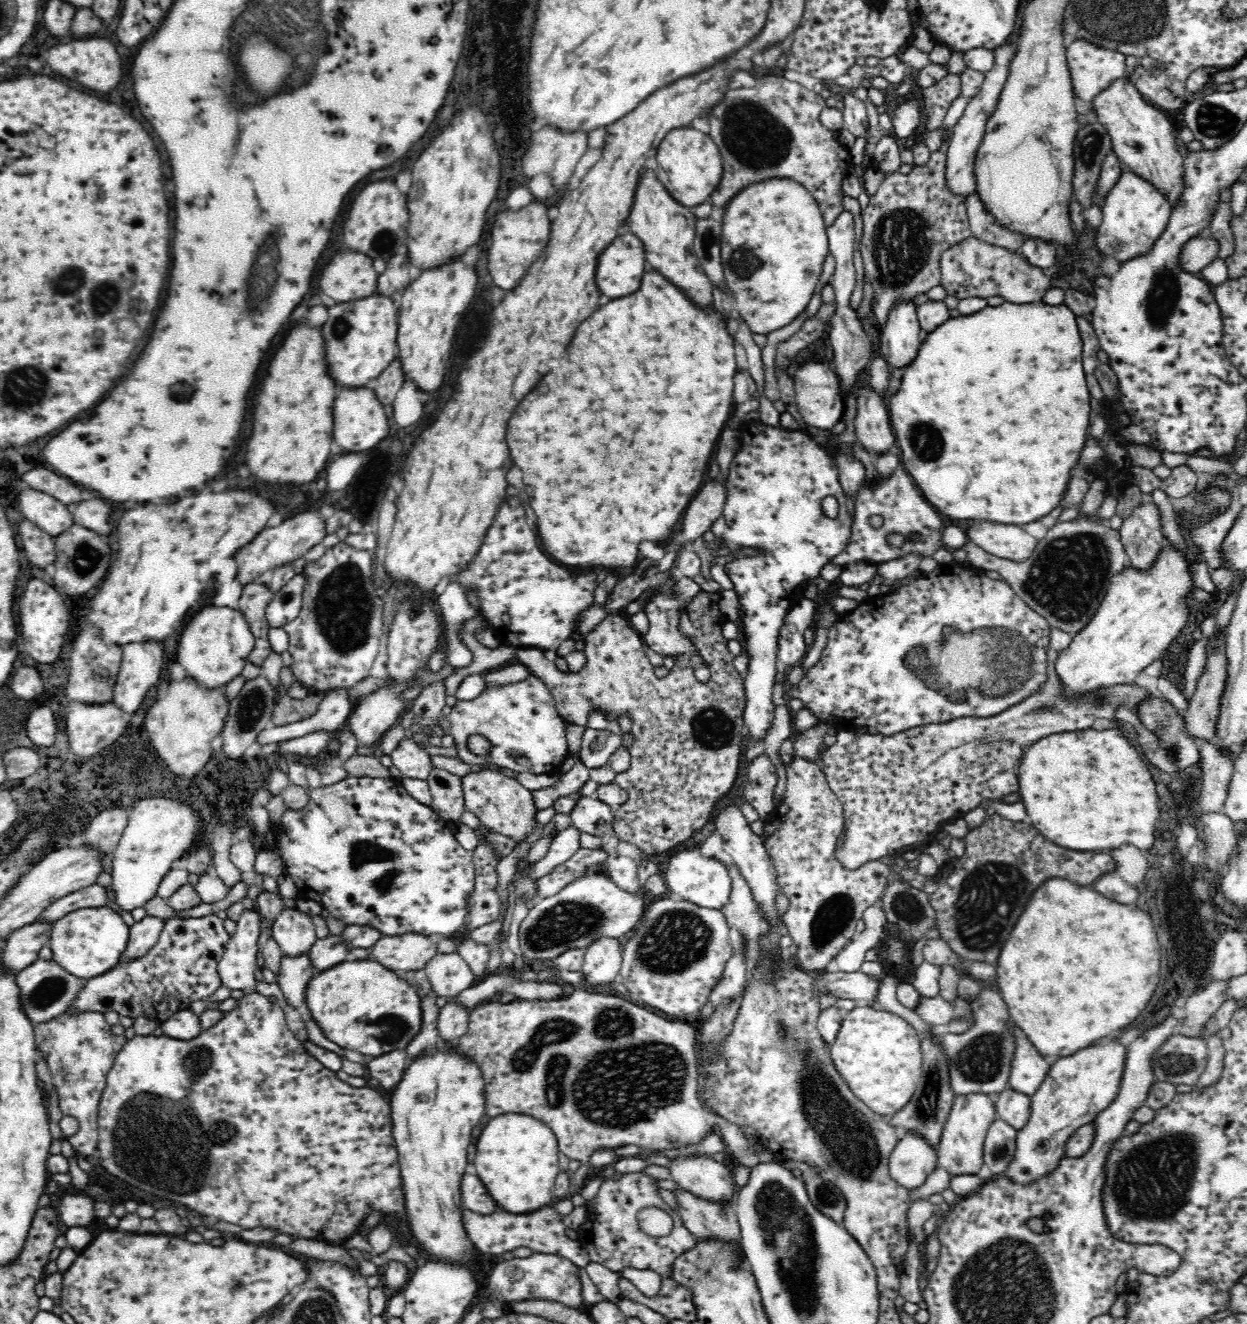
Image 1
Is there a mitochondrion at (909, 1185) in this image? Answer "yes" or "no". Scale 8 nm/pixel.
no

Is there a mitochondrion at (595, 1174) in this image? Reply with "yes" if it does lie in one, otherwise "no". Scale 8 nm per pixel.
no

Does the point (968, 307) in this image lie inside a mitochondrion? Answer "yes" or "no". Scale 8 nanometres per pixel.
no

